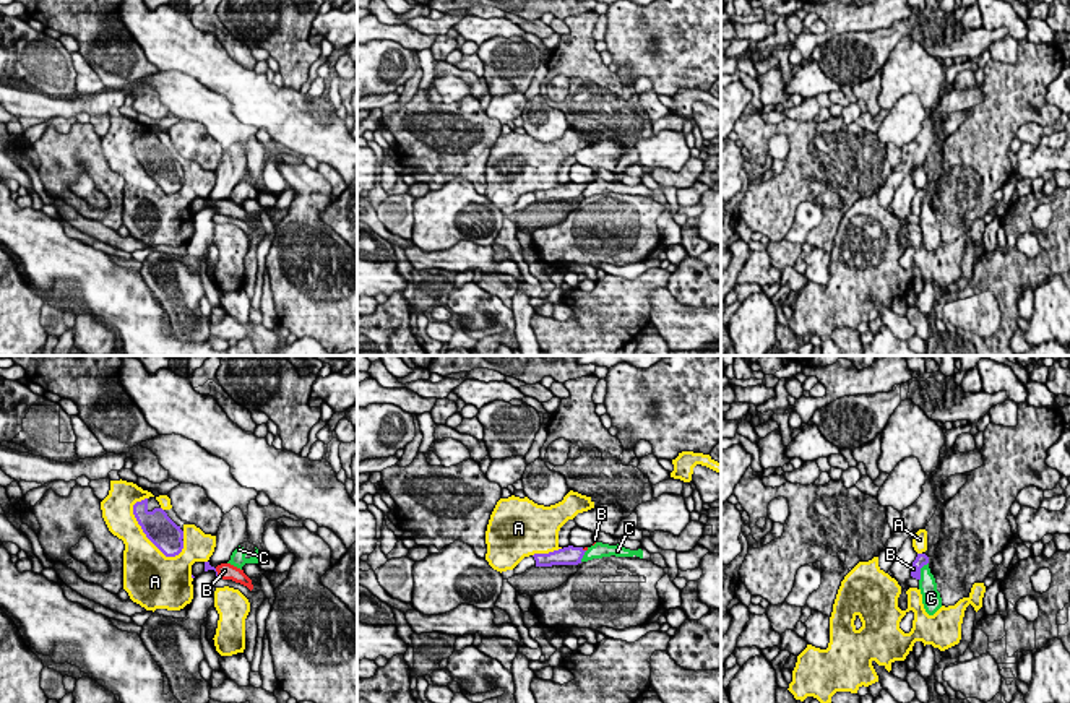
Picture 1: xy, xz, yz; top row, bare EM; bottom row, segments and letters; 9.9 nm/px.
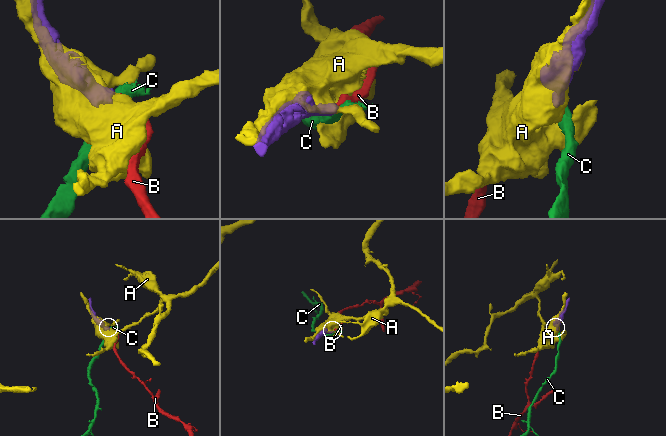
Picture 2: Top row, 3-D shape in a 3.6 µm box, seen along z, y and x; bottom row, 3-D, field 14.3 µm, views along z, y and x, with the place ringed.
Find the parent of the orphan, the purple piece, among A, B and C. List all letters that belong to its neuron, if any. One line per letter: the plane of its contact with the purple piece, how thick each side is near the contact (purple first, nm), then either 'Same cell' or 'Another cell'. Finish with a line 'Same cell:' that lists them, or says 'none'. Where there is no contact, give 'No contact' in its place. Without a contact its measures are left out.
A: Touches purple in xy. Thickness 300 nm (purple) against 340 nm. Another cell
B: Touches purple in yz. Thickness 120 nm (purple) against 50 nm. Same cell
C: Touches purple in yz. Thickness 120 nm (purple) against 170 nm. Another cell
Same cell: B

